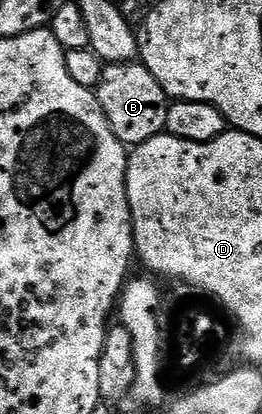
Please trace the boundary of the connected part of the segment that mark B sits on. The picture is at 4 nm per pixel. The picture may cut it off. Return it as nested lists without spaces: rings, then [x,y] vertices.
[[[139,61],[105,65],[94,93],[114,136],[123,142],[125,147],[138,147],[146,140],[165,133],[164,125],[170,99],[162,84],[158,84],[158,80],[154,80],[152,73]]]

